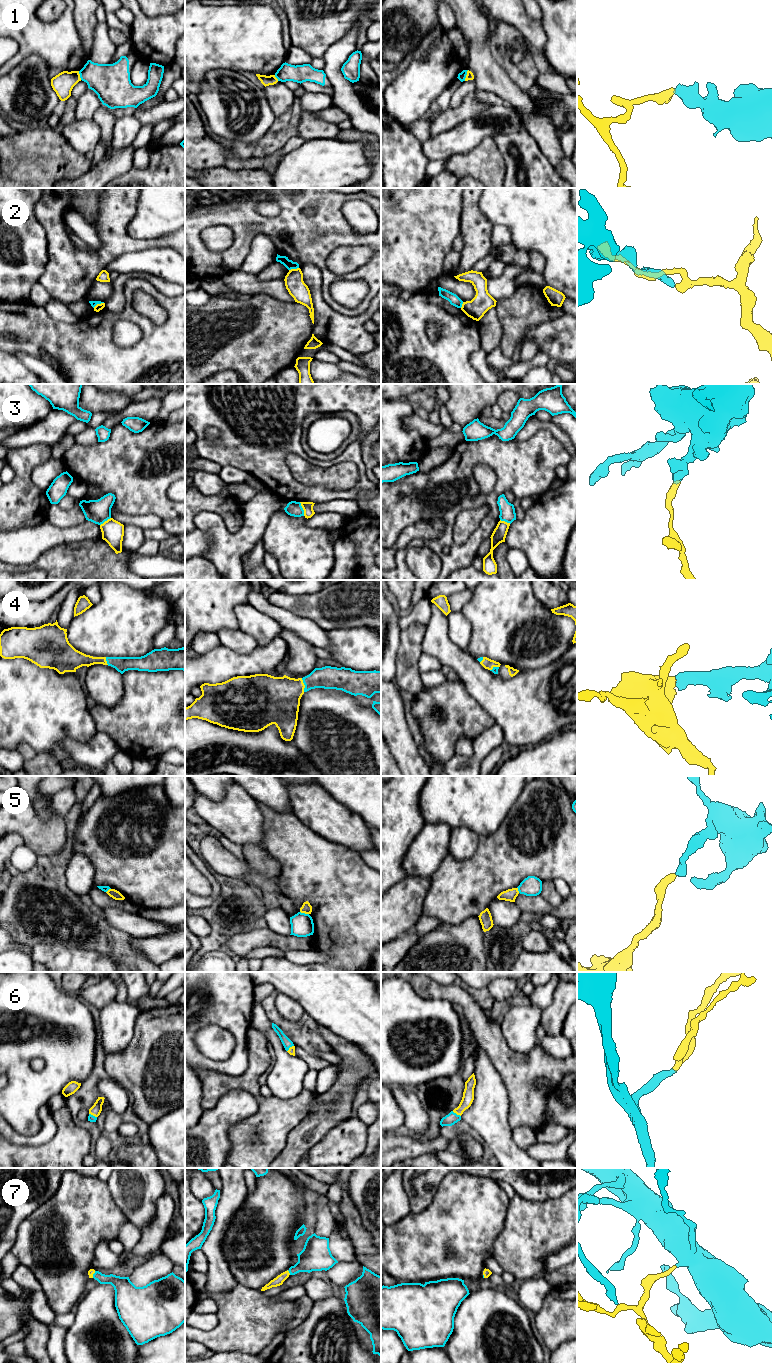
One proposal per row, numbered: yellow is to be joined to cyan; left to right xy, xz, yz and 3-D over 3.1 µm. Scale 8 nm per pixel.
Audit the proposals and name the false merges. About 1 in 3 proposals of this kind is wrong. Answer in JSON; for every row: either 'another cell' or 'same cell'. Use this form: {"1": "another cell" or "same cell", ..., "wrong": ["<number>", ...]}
{"1": "another cell", "2": "another cell", "3": "another cell", "4": "same cell", "5": "another cell", "6": "same cell", "7": "same cell", "wrong": ["1", "2", "3", "5"]}

